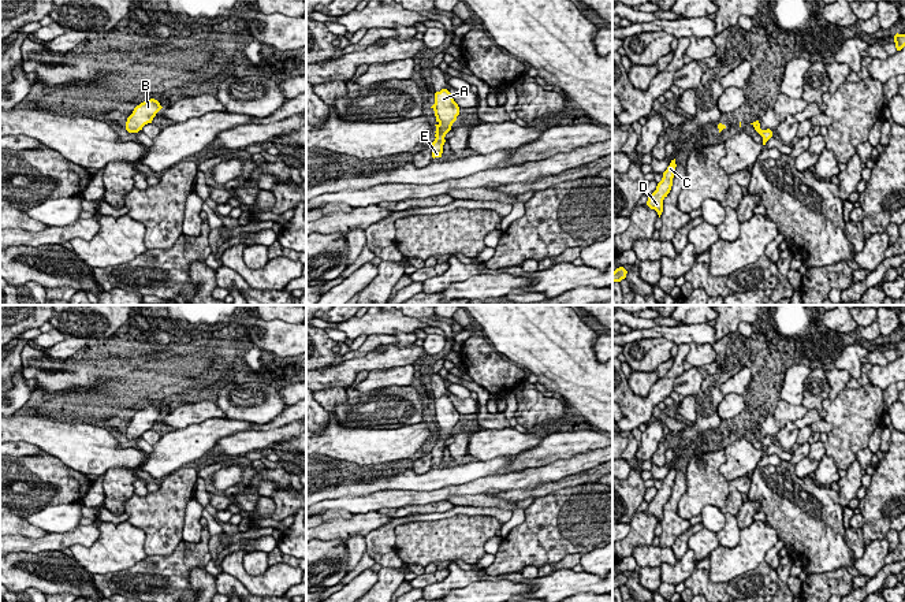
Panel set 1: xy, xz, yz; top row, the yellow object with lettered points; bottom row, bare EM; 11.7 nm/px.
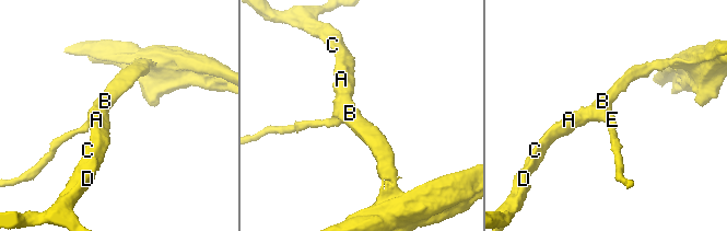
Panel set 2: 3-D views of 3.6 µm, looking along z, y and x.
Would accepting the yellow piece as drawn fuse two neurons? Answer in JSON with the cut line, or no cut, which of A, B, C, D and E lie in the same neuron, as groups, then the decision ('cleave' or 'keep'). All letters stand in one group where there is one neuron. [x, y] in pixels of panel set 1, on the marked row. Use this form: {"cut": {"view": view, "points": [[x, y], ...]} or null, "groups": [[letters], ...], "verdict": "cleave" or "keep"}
{"cut": null, "groups": [["A", "B", "C", "D", "E"]], "verdict": "keep"}

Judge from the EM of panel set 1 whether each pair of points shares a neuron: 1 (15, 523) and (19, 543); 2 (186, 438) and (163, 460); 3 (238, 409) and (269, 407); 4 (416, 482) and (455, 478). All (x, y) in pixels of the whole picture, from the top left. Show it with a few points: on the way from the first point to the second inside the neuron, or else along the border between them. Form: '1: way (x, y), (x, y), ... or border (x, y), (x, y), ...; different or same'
1: border (49, 532), (41, 537), (14, 535); different
2: way (181, 443), (168, 454); same
3: way (246, 407), (261, 407); same
4: way (425, 482), (446, 478); same

